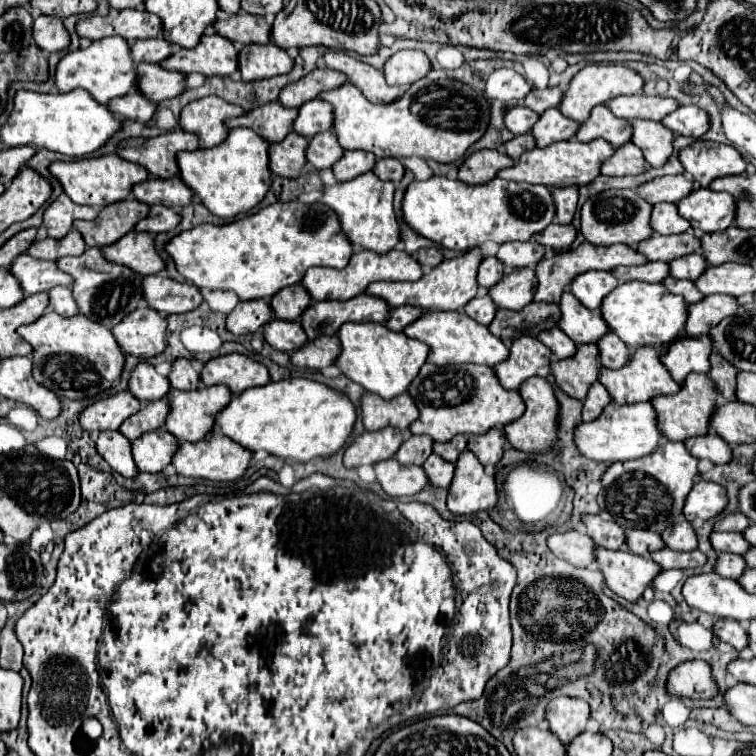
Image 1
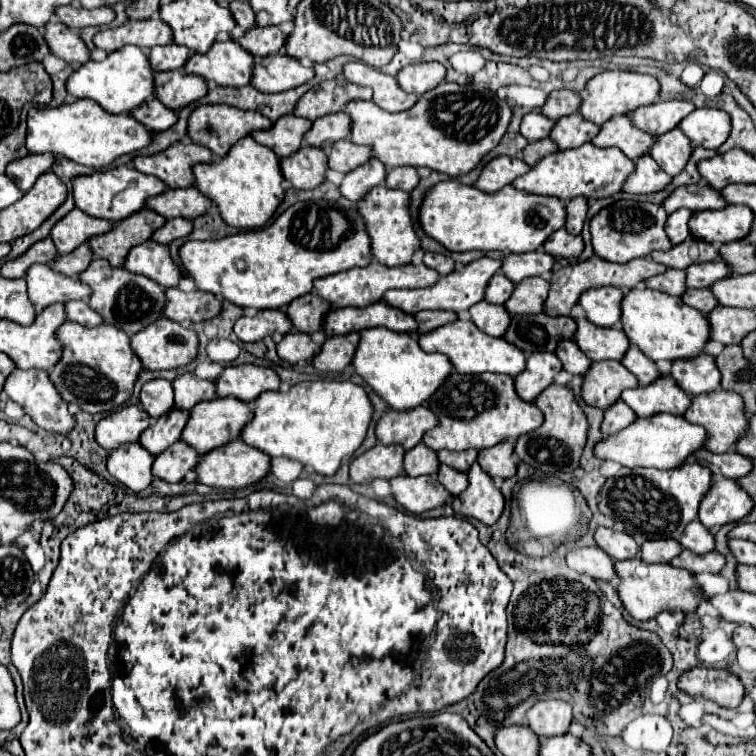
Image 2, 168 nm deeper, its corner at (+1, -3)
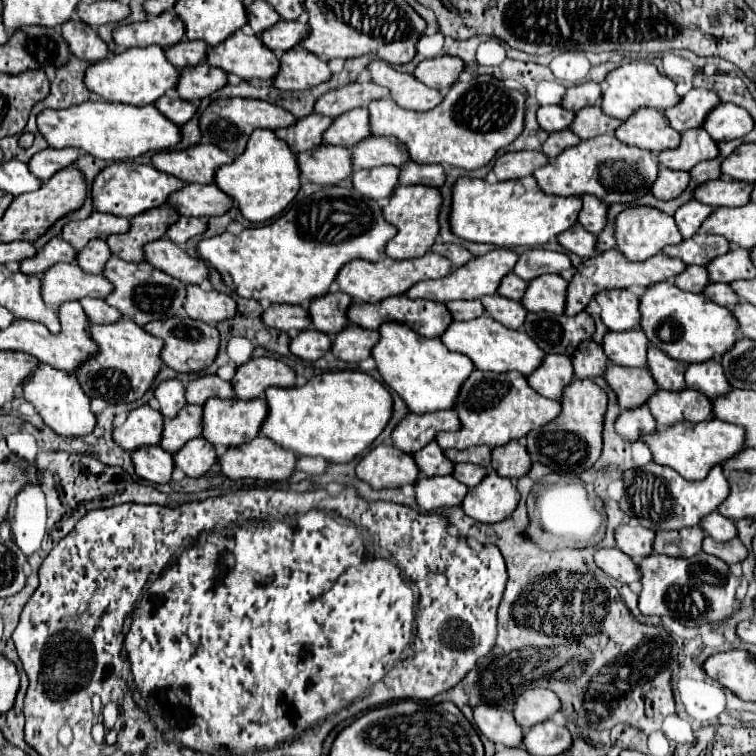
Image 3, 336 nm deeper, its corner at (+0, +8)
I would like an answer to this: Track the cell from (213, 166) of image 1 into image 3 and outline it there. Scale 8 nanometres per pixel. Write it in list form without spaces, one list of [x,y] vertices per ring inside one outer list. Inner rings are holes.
[[[258,129],[252,133],[246,151],[234,159],[234,163],[224,165],[216,173],[216,183],[230,197],[234,197],[238,209],[248,221],[264,223],[280,215],[300,191],[300,169],[296,153],[290,151],[286,141],[276,137],[270,129]]]

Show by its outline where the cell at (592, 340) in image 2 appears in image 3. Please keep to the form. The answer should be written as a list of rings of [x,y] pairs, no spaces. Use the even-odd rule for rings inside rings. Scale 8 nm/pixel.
[[[632,329],[630,333],[606,333],[604,337],[604,353],[610,357],[612,363],[624,367],[648,367],[646,351],[648,351],[648,337],[642,329]]]

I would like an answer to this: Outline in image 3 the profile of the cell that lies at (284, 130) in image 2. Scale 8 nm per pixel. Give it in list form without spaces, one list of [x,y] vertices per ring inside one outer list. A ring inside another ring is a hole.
[[[314,113],[310,117],[298,119],[294,125],[290,125],[290,129],[278,129],[276,135],[284,139],[294,153],[304,153],[322,145],[322,135],[330,125],[332,117]]]

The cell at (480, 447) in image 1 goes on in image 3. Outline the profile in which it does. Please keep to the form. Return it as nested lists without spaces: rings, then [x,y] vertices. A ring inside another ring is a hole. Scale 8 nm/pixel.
[[[512,441],[510,445],[492,451],[492,469],[500,477],[520,479],[528,475],[530,467],[532,467],[530,455],[526,451],[526,445],[522,445],[520,441]]]

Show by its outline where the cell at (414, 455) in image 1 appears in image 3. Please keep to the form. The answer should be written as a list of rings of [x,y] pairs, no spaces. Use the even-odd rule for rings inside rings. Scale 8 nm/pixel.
[[[436,441],[426,445],[426,449],[420,449],[414,455],[414,461],[420,467],[422,475],[426,475],[426,477],[452,475],[452,471],[454,471],[454,463],[450,459],[446,459],[444,451],[440,449],[440,445]]]

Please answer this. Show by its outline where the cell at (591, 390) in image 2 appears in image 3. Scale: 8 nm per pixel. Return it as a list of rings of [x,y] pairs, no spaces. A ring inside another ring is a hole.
[[[610,365],[610,369],[604,373],[604,379],[616,391],[622,409],[642,407],[658,391],[658,385],[648,369]]]

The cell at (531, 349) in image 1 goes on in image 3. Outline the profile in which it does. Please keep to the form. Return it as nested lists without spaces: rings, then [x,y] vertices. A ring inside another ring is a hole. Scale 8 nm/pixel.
[[[546,355],[540,369],[528,377],[532,389],[542,397],[562,401],[564,389],[574,381],[572,359],[566,355]]]

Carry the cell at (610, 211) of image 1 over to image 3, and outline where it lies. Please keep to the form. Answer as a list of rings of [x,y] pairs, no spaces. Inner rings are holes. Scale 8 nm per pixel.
[[[628,207],[616,219],[616,239],[618,251],[630,261],[646,261],[652,255],[658,255],[666,245],[678,245],[682,235],[674,219],[654,207]]]

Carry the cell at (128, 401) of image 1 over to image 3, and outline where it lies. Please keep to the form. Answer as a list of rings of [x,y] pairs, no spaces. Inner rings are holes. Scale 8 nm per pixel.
[[[144,405],[130,411],[128,419],[122,425],[114,427],[114,441],[128,453],[134,453],[144,445],[160,445],[162,427],[162,413],[152,409],[150,405]]]

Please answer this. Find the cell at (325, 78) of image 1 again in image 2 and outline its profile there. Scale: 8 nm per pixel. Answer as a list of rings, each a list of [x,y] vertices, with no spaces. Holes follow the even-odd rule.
[[[339,78],[325,80],[323,86],[311,88],[309,92],[305,92],[299,98],[293,114],[307,118],[307,120],[315,120],[317,116],[325,116],[329,112],[343,110],[349,100],[357,100],[357,98],[371,100],[371,88],[363,88],[363,86],[351,84],[351,82],[345,84]]]

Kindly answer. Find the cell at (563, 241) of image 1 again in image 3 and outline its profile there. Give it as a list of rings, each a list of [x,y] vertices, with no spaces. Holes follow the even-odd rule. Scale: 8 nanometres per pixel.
[[[574,227],[570,229],[570,233],[562,233],[562,237],[558,237],[560,245],[564,249],[568,249],[570,253],[576,253],[578,257],[594,257],[596,255],[596,235],[588,233],[582,227]]]

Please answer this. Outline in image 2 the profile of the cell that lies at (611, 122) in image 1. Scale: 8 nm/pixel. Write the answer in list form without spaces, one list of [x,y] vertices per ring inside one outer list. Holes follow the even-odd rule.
[[[621,114],[609,118],[591,142],[597,146],[617,146],[625,156],[637,160],[637,156],[647,154],[649,146],[653,144],[653,136],[635,128],[629,118]]]

